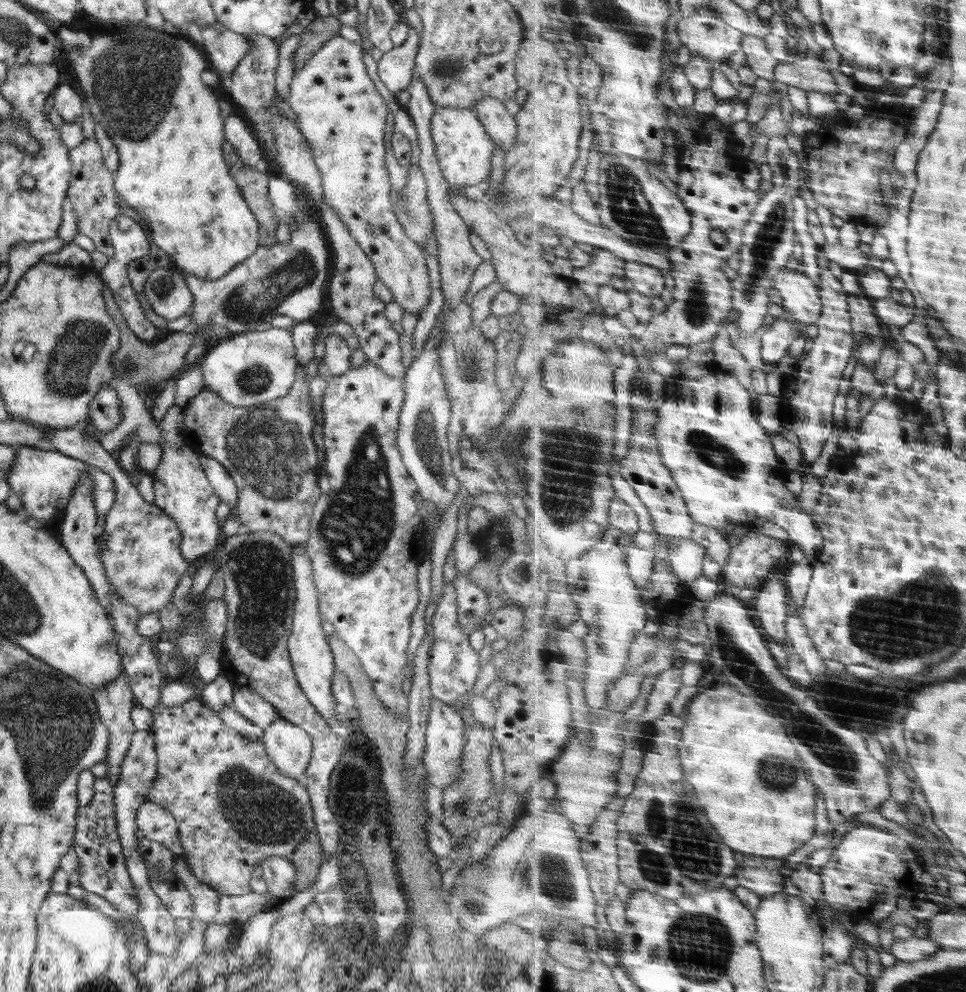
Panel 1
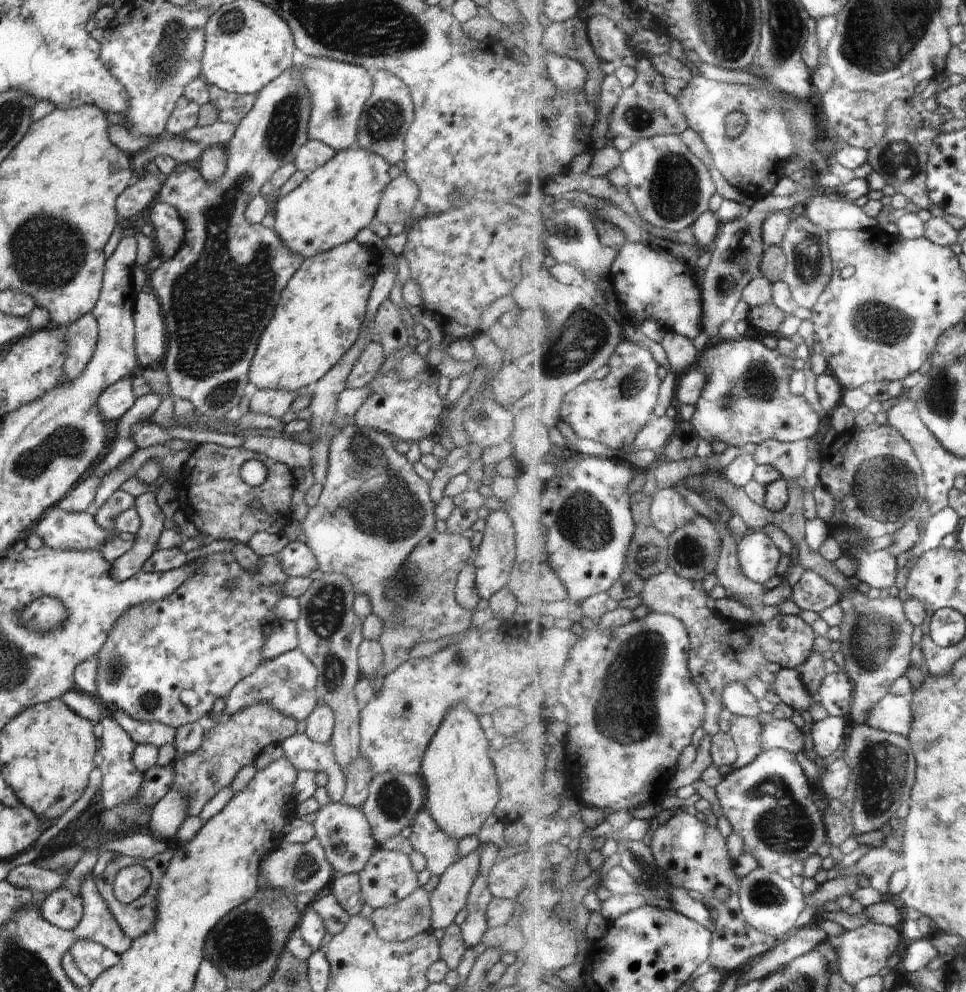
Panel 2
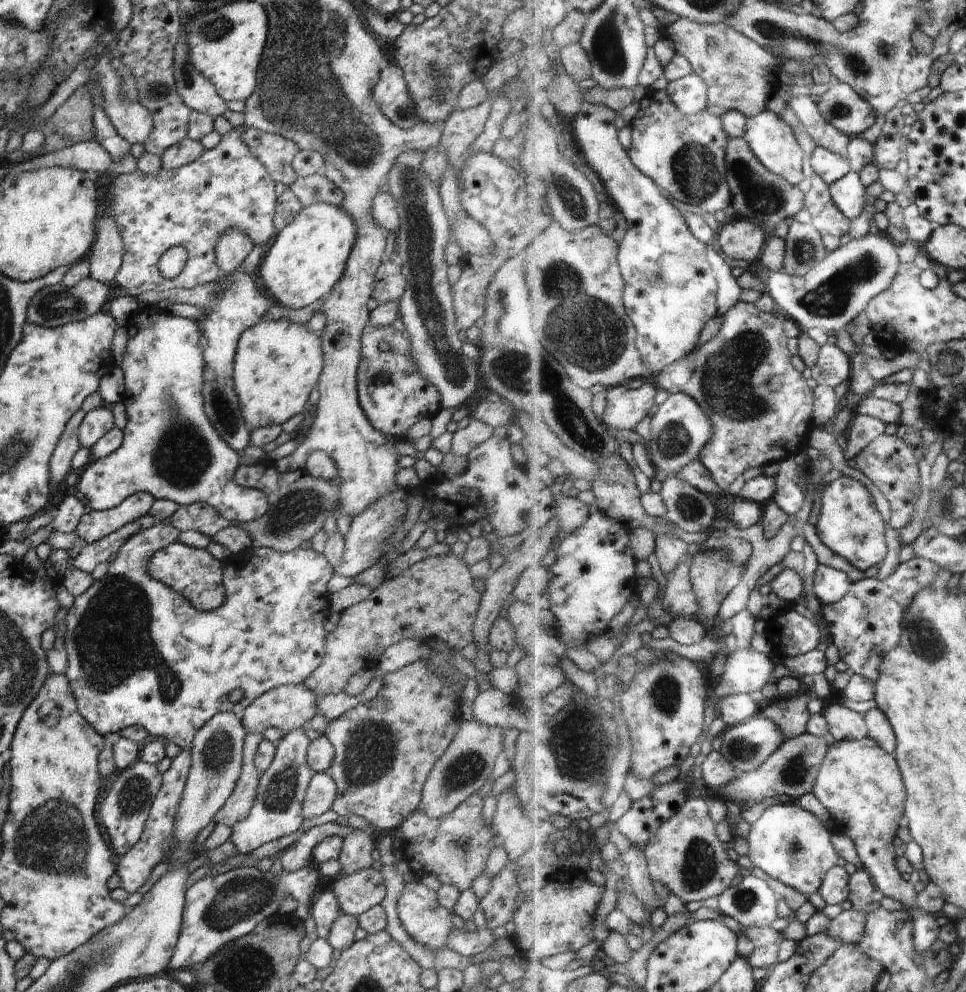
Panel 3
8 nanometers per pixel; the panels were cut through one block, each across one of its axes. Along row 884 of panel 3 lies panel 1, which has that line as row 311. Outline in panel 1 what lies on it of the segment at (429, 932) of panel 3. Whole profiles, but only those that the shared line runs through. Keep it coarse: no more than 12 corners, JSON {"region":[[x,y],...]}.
{"region":[[330,37],[288,102],[334,209],[419,319],[426,259],[390,200],[390,110]]}

